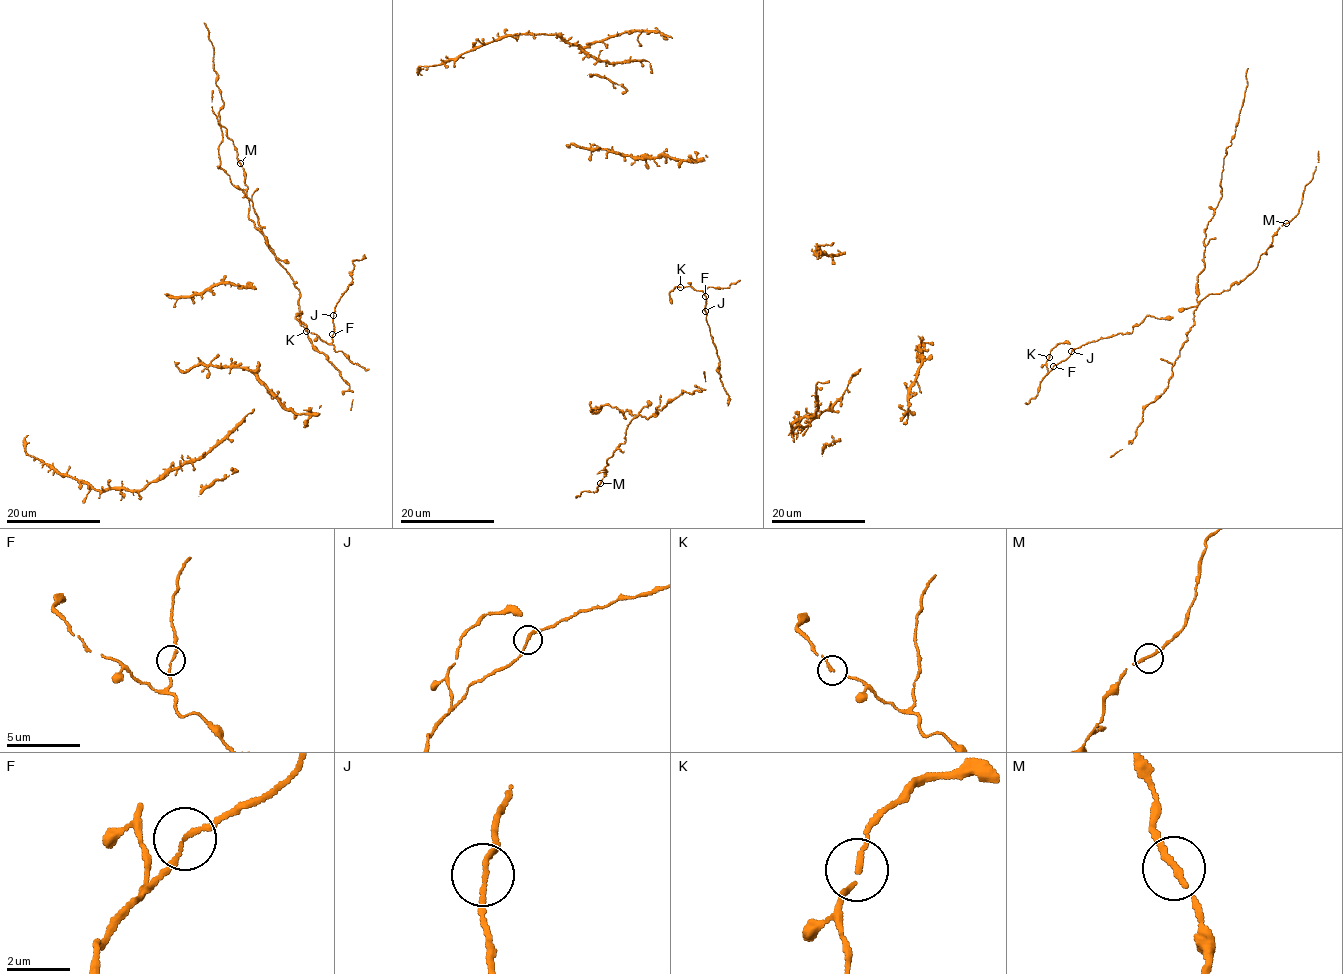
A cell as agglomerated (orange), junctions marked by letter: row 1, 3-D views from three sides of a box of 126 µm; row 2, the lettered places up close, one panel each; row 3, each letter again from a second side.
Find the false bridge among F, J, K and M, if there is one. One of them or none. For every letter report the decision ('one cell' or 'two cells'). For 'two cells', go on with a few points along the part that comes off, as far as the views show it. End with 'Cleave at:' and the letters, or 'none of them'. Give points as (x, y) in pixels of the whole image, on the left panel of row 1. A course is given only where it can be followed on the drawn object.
F: one cell
J: one cell
K: one cell
M: one cell
Cleave at: none of them

